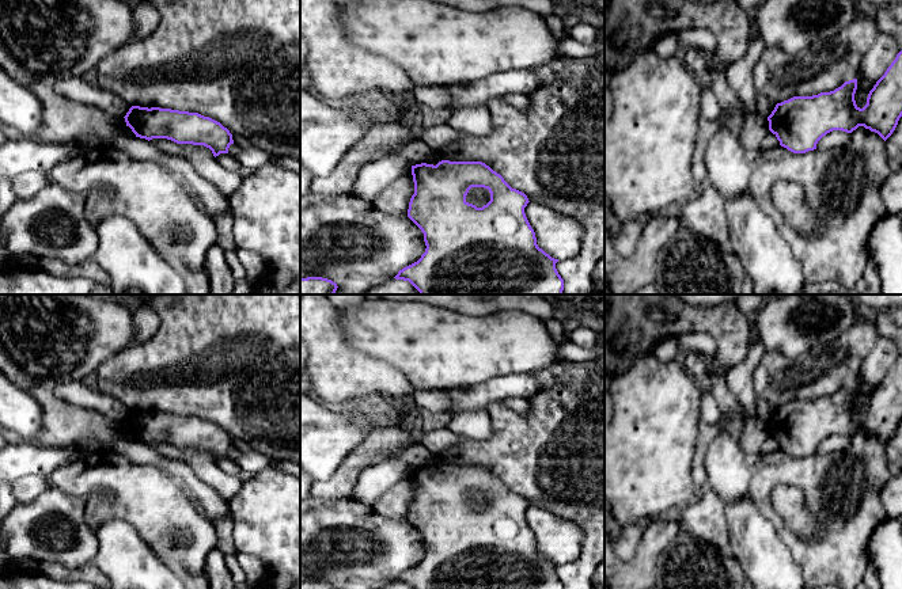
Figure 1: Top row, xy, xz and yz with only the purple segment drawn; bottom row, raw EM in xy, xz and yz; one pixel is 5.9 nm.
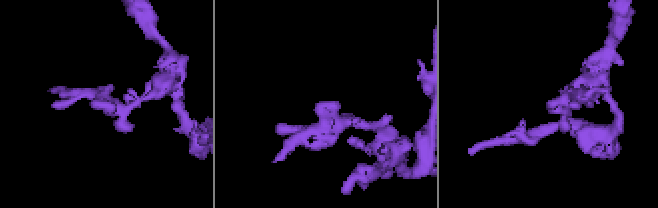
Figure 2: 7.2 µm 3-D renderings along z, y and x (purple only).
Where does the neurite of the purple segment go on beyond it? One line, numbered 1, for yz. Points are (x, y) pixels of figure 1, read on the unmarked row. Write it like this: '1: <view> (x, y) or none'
1: none

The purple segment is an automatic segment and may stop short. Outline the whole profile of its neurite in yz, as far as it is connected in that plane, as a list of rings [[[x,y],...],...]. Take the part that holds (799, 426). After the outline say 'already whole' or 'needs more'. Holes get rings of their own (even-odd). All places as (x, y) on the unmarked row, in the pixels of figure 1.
[[[902,354],[869,395],[863,413],[856,408],[856,394],[853,383],[830,396],[777,407],[768,421],[769,434],[793,457],[816,453],[818,445],[833,434],[852,437],[859,430],[886,445],[902,421]]] | already whole

